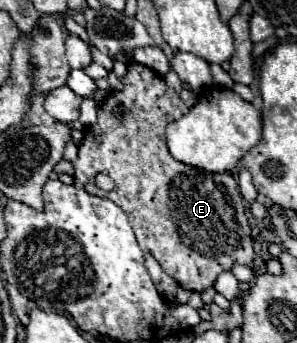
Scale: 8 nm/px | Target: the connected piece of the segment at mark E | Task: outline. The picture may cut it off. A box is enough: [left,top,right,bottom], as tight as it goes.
[74,62,254,292]

